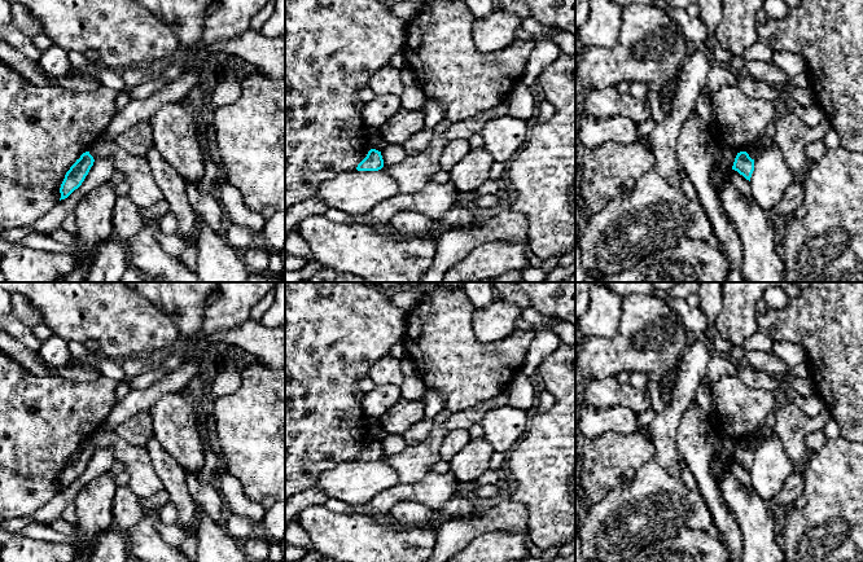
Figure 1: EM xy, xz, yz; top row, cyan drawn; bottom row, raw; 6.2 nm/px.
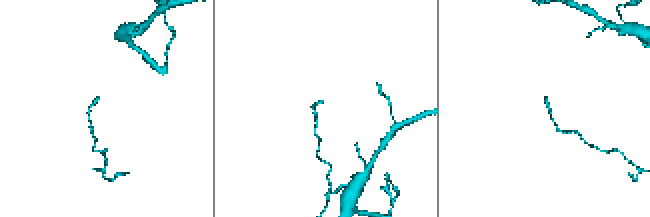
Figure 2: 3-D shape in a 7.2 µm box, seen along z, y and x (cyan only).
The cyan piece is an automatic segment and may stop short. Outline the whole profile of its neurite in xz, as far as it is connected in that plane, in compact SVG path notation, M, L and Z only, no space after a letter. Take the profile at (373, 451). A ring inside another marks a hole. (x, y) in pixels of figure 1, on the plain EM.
M371 439L367 447L358 455L358 461L378 461L384 457L381 442Z

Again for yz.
M740 442L735 448L732 460L737 461L750 471L752 464L754 461L754 449L752 449L746 442Z

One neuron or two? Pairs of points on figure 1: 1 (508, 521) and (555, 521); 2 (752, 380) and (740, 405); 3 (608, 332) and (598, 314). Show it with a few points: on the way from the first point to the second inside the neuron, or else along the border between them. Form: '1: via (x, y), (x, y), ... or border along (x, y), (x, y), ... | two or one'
1: border along (509, 497), (525, 506), (528, 536), (540, 548) | two
2: border along (736, 376), (750, 387), (769, 389), (779, 394) | two
3: via (607, 328), (601, 317) | one

